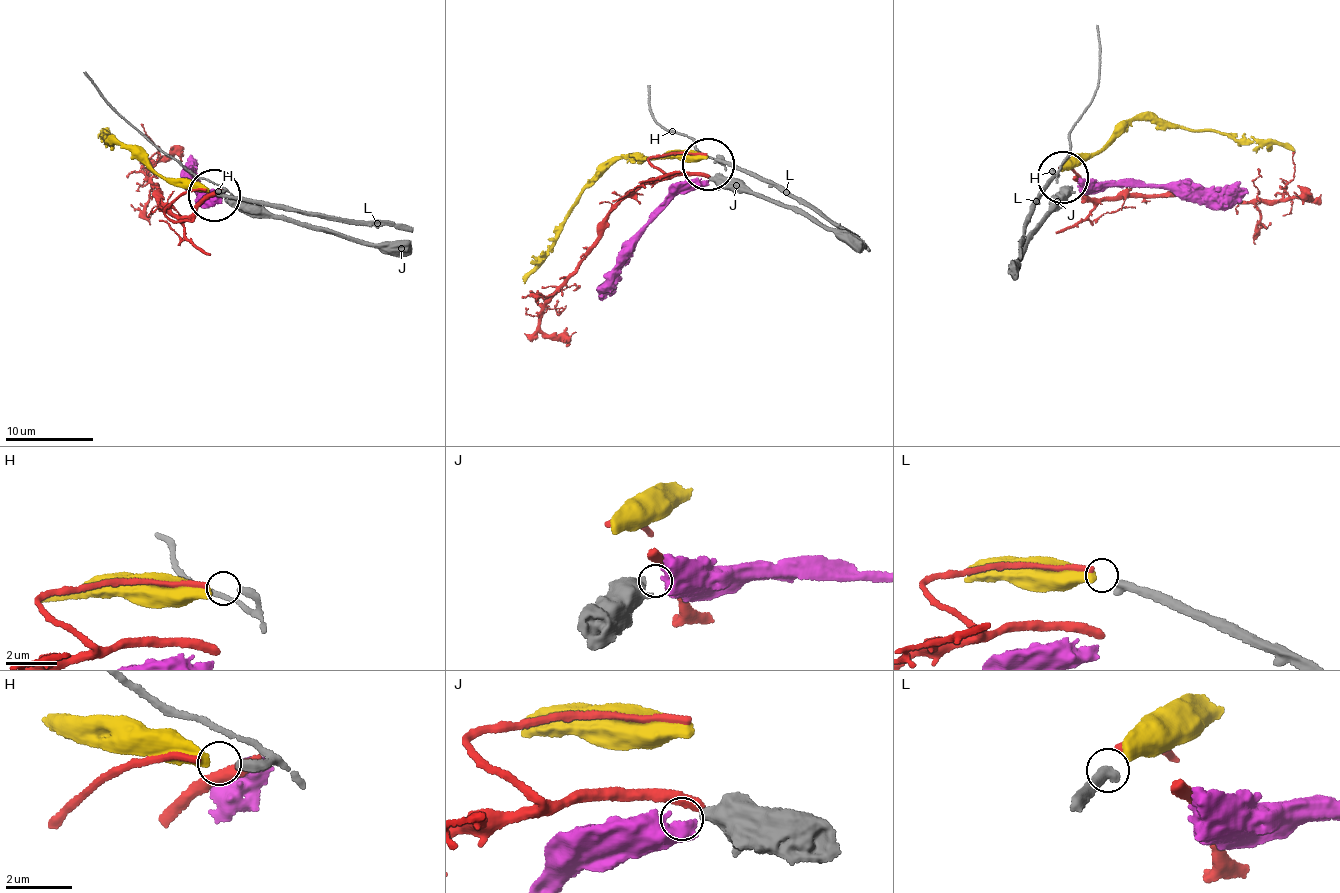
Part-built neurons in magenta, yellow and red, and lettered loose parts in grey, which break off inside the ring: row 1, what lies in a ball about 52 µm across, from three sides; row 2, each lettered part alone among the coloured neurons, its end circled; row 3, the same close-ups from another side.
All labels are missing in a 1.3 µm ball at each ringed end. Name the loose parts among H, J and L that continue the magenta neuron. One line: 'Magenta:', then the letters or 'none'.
Magenta: none

